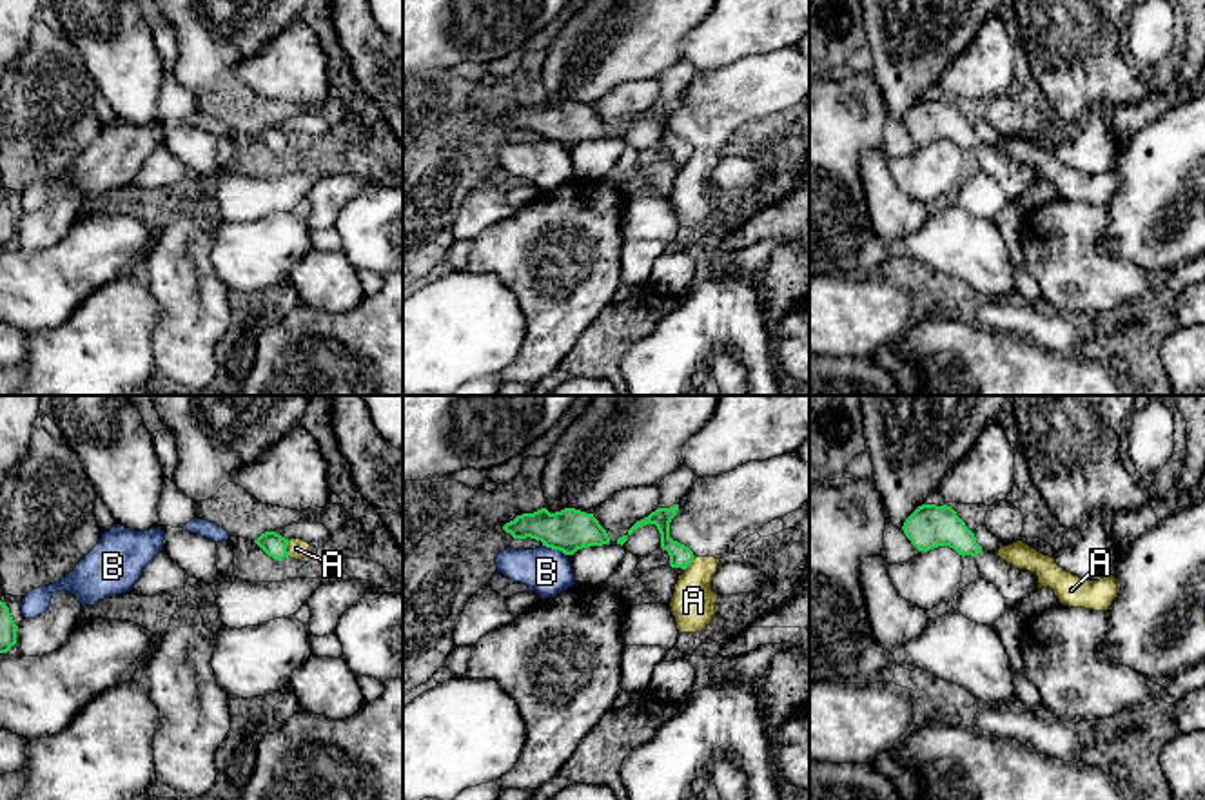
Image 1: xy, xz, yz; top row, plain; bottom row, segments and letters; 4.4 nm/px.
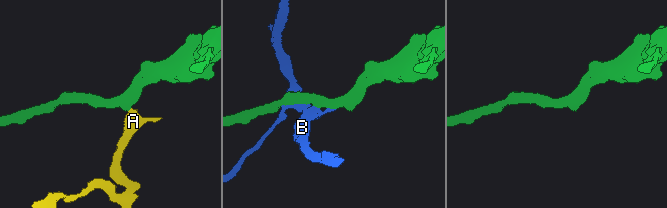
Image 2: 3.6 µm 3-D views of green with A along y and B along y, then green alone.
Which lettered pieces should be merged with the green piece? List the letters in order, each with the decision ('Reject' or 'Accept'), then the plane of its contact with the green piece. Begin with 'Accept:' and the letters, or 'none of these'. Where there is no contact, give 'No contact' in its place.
Accept: none of these
A: Reject. Touches green in xy
B: Reject. Touches green in xz

